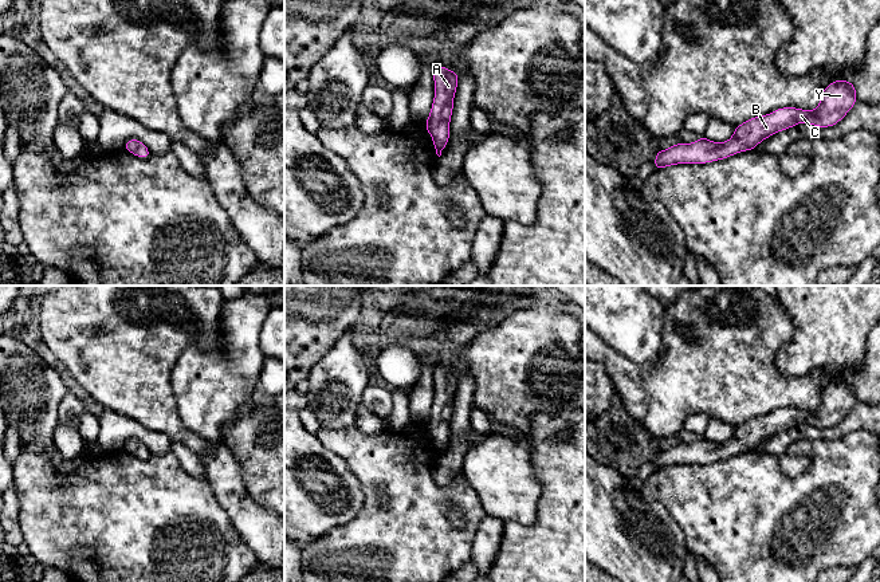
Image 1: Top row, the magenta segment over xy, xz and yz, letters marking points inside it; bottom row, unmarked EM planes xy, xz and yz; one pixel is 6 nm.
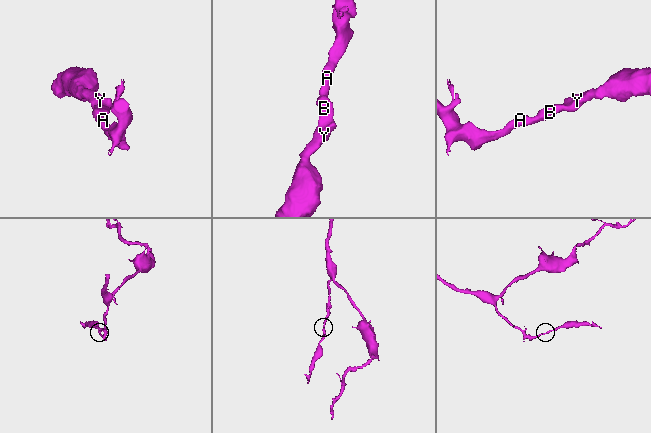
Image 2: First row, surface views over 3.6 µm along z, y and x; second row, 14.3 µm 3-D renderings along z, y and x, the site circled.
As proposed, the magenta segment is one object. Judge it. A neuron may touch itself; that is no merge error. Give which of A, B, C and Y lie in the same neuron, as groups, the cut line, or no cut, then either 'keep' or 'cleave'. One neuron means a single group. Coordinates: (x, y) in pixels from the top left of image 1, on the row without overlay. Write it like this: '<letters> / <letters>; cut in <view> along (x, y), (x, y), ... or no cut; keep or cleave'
A B C Y; no cut; keep

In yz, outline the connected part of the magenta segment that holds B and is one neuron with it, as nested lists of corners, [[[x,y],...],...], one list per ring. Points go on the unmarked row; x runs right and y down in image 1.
[[[838,380],[828,385],[821,393],[821,402],[820,405],[812,410],[802,410],[798,408],[781,408],[774,410],[770,414],[754,417],[747,420],[746,422],[740,424],[735,428],[732,437],[723,443],[714,443],[704,437],[699,439],[692,444],[676,444],[669,447],[665,451],[659,451],[655,456],[655,471],[661,468],[667,468],[671,465],[679,464],[708,464],[719,460],[724,460],[730,456],[738,455],[740,452],[755,451],[757,445],[770,436],[791,429],[793,426],[805,422],[817,428],[830,428],[838,424],[848,412],[855,406],[857,402],[857,393],[852,382],[845,380]]]

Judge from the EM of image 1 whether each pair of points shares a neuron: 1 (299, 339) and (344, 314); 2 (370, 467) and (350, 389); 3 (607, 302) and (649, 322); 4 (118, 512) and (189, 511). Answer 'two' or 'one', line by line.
1: one
2: two
3: one
4: one

